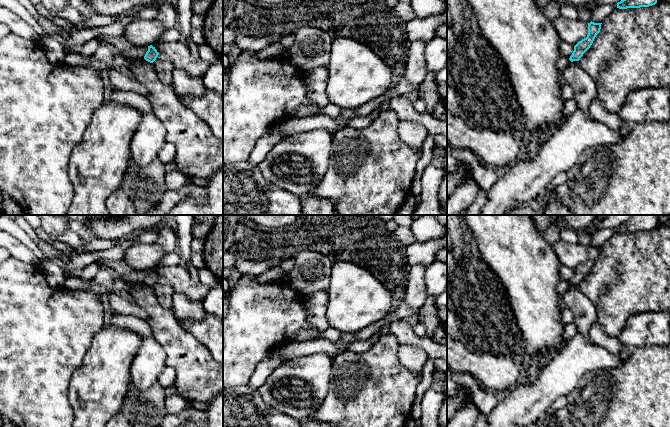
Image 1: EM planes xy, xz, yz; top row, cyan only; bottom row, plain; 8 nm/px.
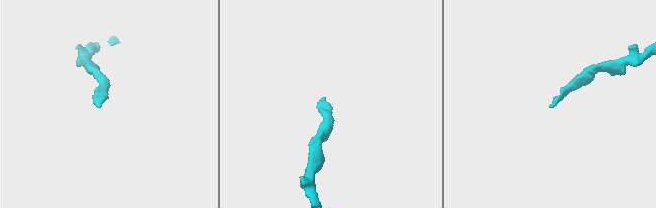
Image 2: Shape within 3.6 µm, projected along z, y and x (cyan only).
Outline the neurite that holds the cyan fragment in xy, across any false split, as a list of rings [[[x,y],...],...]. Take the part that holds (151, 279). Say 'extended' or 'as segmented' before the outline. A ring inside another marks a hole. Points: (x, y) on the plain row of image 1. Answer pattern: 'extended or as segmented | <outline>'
as segmented | [[[152,269],[148,270],[148,275],[146,276],[144,283],[150,287],[153,287],[158,281],[159,277]]]

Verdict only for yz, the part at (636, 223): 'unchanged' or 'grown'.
unchanged

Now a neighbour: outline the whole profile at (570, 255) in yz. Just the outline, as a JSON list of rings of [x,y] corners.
[[[560,239],[552,245],[552,248],[561,265],[564,265],[572,270],[575,270],[588,259],[588,248],[580,243],[572,244]]]

